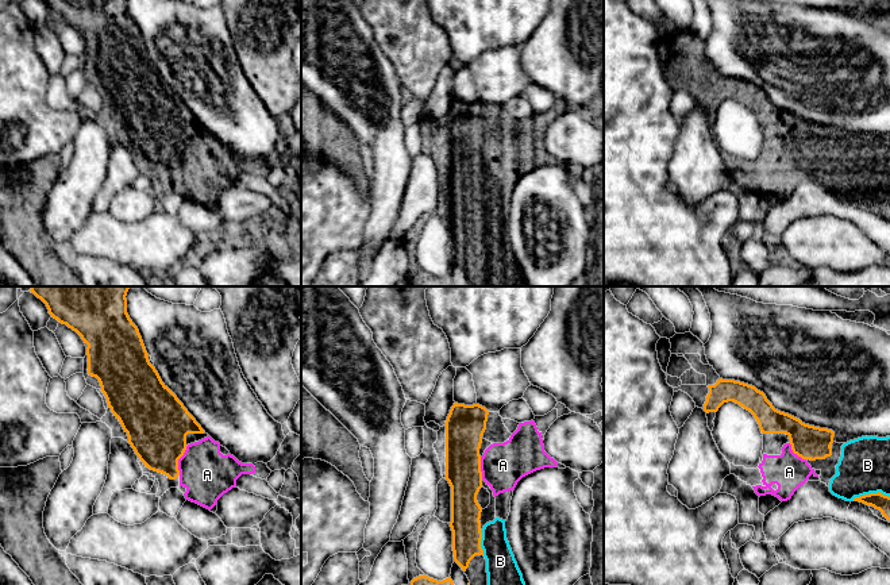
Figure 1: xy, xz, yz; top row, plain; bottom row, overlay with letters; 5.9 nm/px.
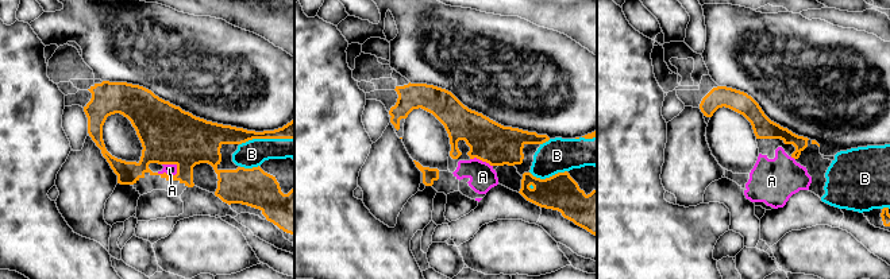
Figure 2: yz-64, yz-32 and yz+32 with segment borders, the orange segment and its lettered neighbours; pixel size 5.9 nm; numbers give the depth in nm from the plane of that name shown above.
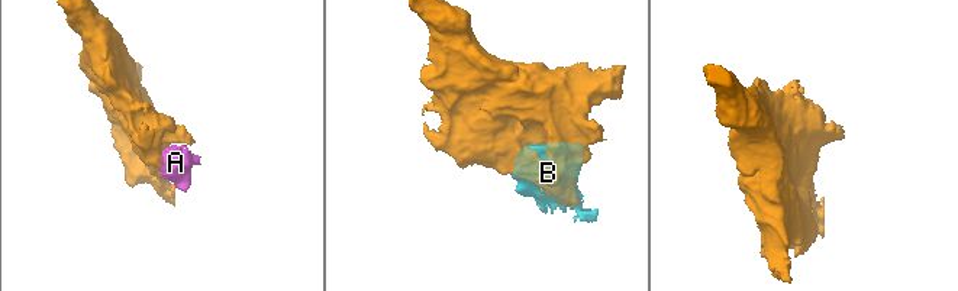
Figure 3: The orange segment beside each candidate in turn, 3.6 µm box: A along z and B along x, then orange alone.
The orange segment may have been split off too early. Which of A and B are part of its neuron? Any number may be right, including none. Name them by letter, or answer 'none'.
A, B

